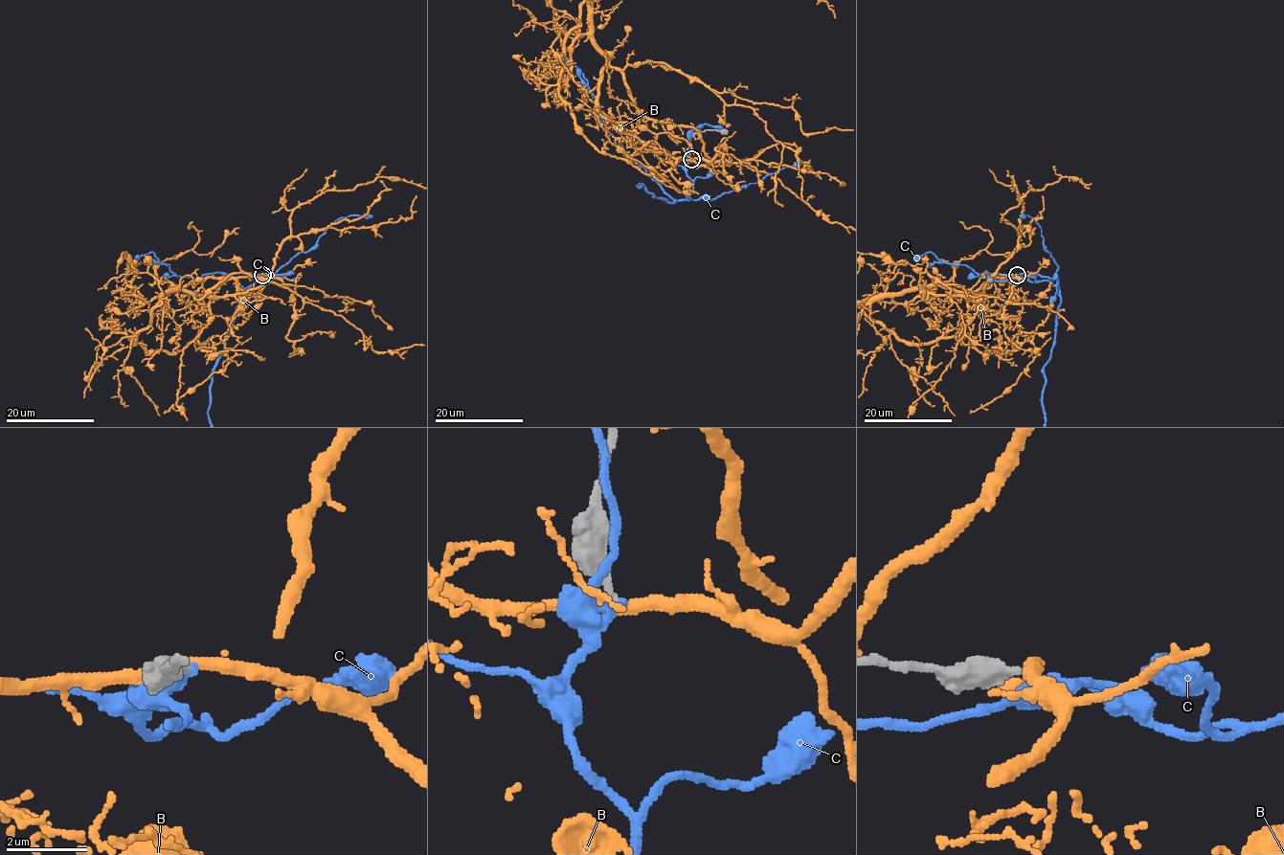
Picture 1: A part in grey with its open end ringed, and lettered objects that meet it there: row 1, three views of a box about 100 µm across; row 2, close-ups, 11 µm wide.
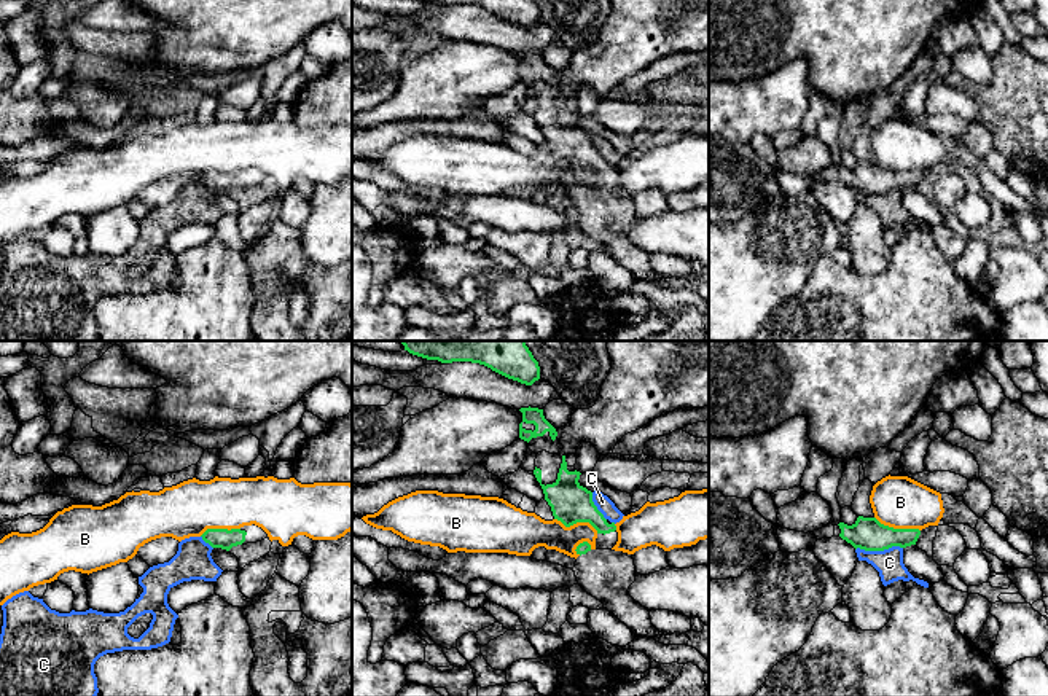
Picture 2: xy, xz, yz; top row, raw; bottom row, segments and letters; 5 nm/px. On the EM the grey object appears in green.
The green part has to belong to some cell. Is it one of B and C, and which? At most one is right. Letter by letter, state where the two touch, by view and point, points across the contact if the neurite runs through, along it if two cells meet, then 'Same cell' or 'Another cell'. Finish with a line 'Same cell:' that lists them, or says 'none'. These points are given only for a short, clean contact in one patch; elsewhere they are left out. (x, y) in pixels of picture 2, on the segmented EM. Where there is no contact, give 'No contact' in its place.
B: Touches green at yz (897, 529). Boundary: yz (875, 516), (894, 527), (916, 527), (919, 531). Another cell
C: Touches green at yz (878, 550). Boundary: yz (902, 547), (856, 550). Another cell
Same cell: none

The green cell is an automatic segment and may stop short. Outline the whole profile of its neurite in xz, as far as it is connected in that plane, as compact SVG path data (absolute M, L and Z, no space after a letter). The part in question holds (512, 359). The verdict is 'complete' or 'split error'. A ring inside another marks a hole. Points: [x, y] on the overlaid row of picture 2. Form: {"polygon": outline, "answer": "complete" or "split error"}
{"polygon": "M401 341L413 355L441 363L471 362L532 385L540 379L540 366L526 341Z", "answer": "complete"}

